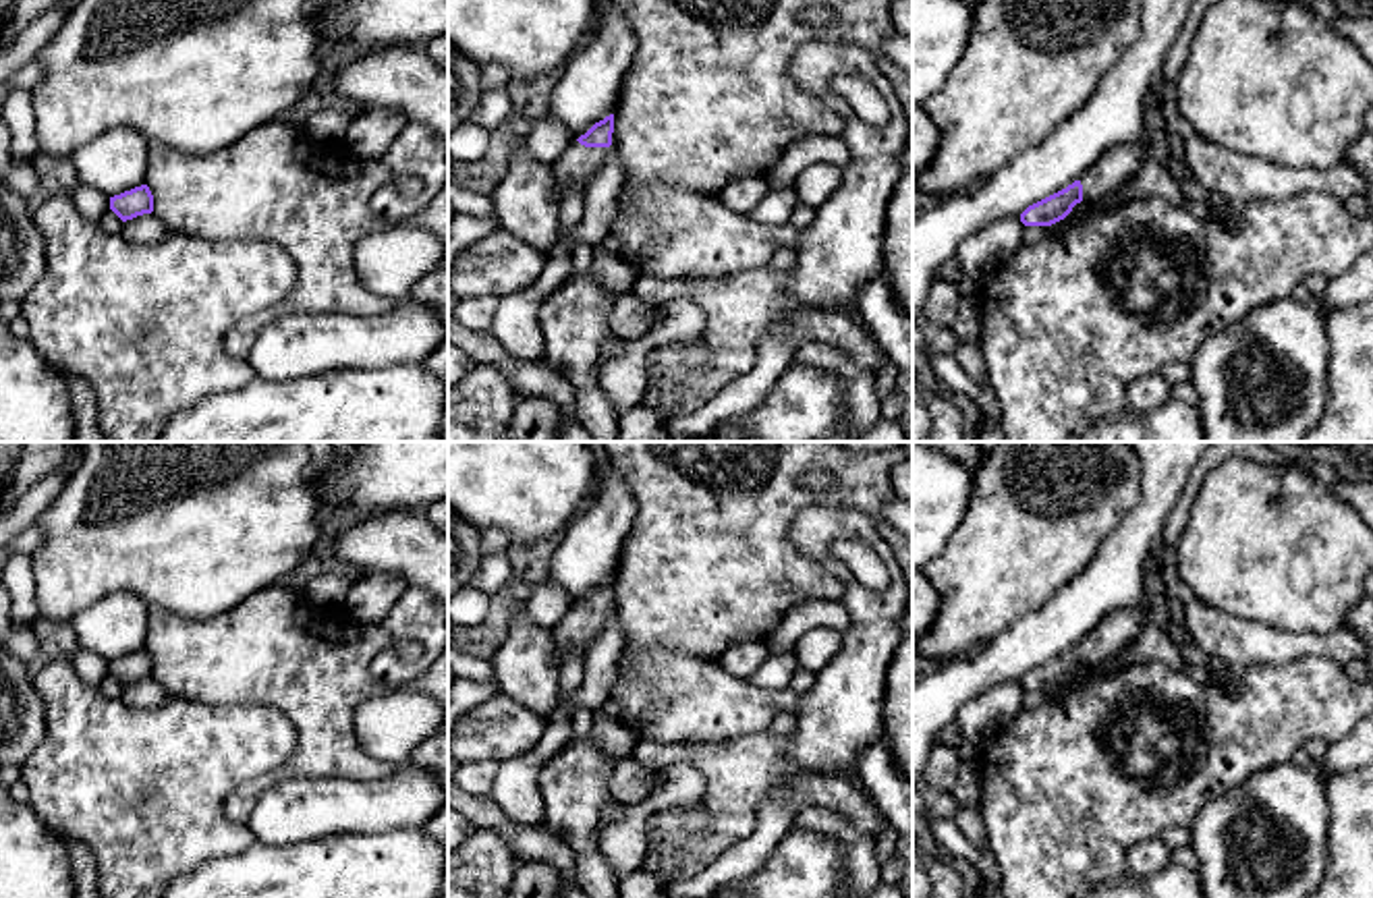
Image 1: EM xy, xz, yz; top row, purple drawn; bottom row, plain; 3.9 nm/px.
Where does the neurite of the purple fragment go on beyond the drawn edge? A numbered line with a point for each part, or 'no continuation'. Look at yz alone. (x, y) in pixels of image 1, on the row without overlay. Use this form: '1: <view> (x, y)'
1: yz (1121, 627)

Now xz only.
1: xz (577, 629)

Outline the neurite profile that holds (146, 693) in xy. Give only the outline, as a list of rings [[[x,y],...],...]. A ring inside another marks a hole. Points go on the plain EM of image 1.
[[[143,678],[133,684],[122,686],[122,701],[131,707],[158,707],[170,701],[170,693],[158,684],[153,678]]]

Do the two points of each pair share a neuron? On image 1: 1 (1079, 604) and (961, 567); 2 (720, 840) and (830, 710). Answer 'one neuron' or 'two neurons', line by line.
1: two neurons
2: one neuron

